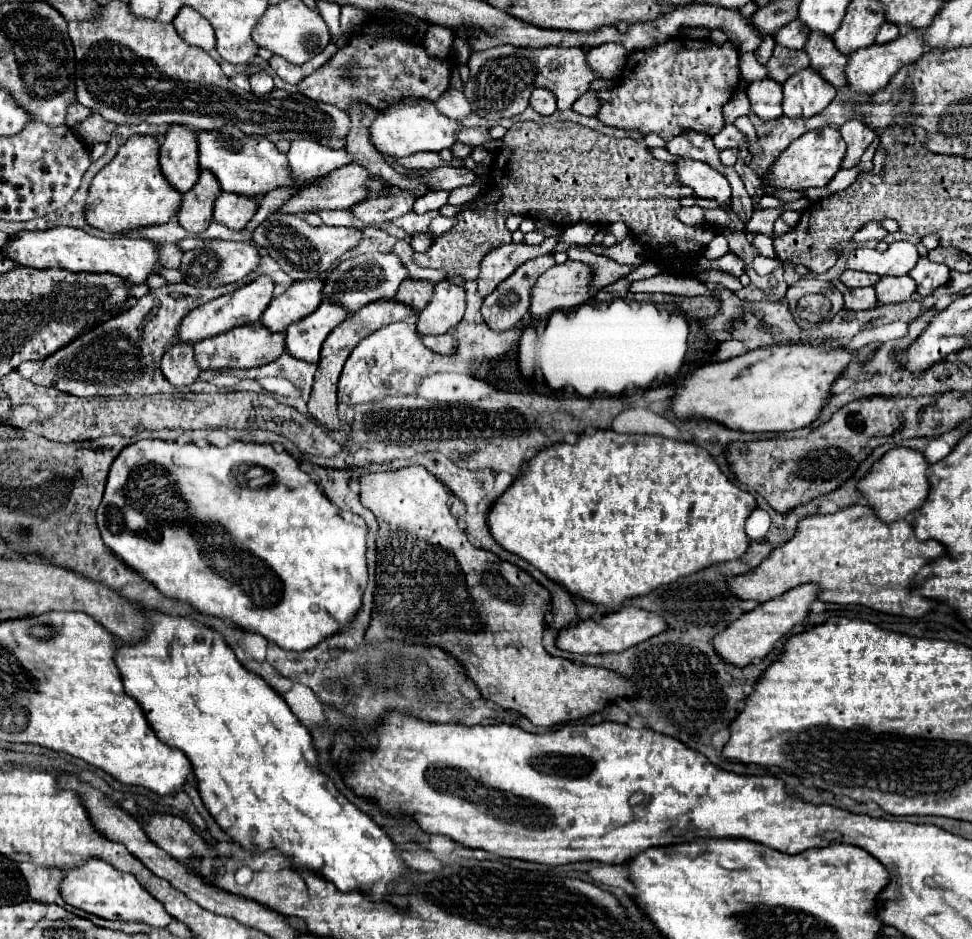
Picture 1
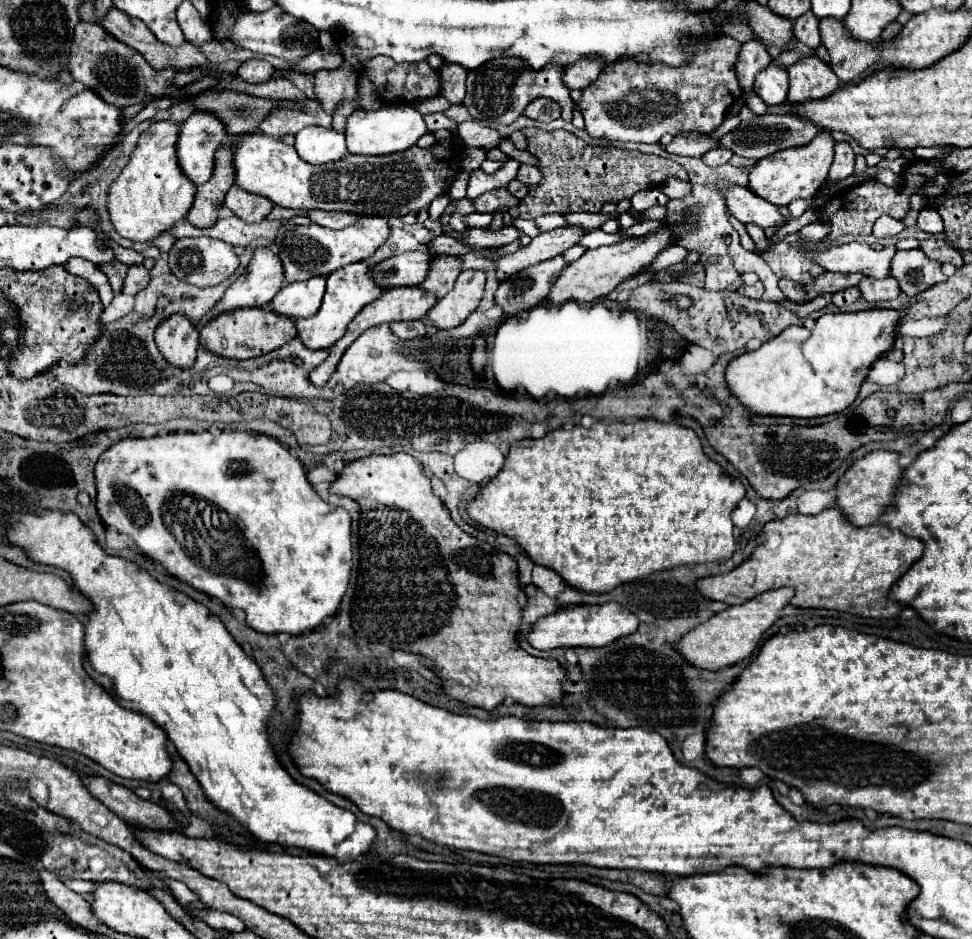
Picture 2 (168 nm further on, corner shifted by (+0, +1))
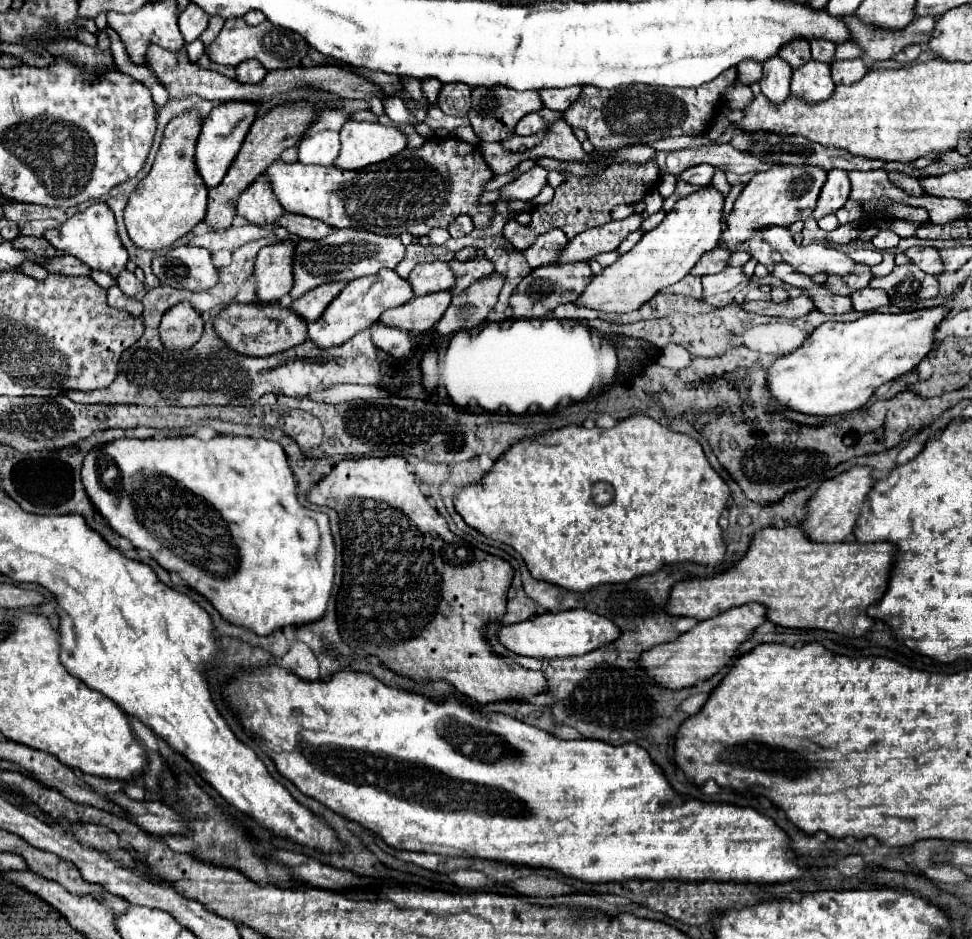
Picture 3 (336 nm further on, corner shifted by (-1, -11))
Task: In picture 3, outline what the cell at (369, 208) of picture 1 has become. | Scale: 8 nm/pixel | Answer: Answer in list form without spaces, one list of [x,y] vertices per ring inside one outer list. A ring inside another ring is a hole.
[[[285,213],[277,219],[279,227],[285,227],[291,235],[297,235],[299,239],[323,239],[331,227],[327,227],[323,221],[301,217],[295,213]]]

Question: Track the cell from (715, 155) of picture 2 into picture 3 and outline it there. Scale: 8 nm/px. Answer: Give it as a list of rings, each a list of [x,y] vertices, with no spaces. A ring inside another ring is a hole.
[[[697,165],[697,167],[689,167],[687,171],[683,171],[679,175],[681,181],[697,185],[697,187],[707,187],[711,185],[711,177],[713,177],[715,167],[707,167],[707,165]]]

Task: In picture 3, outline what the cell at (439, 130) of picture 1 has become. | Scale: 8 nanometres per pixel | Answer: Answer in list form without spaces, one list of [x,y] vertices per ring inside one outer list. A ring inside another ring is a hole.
[[[347,119],[341,129],[341,151],[335,159],[335,167],[363,169],[397,155],[407,147],[407,137],[395,127],[381,123],[361,123]]]

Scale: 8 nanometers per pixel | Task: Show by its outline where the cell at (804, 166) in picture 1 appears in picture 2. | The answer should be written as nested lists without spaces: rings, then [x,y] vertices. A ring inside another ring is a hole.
[[[822,129],[808,145],[804,147],[790,147],[776,151],[764,159],[760,159],[748,179],[748,187],[760,195],[762,199],[774,203],[774,205],[788,205],[792,199],[810,199],[818,193],[820,185],[828,179],[828,171],[832,167],[834,159],[834,137],[830,131]]]

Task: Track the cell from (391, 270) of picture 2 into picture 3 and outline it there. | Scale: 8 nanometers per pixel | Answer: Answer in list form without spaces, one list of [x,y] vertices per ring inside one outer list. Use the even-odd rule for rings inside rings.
[[[431,261],[421,263],[409,275],[409,283],[413,285],[415,295],[431,295],[437,291],[445,291],[455,287],[455,275],[447,261]]]

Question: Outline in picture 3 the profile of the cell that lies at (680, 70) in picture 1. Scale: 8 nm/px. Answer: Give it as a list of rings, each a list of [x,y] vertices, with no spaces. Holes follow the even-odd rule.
[[[731,67],[723,71],[717,79],[699,85],[697,89],[683,87],[647,87],[631,85],[605,91],[599,87],[585,85],[581,95],[563,113],[563,119],[571,127],[581,127],[587,131],[589,141],[595,149],[619,149],[625,145],[641,145],[655,139],[677,137],[677,135],[699,135],[705,133],[715,117],[715,105],[725,93],[725,89],[737,79],[737,69]]]

